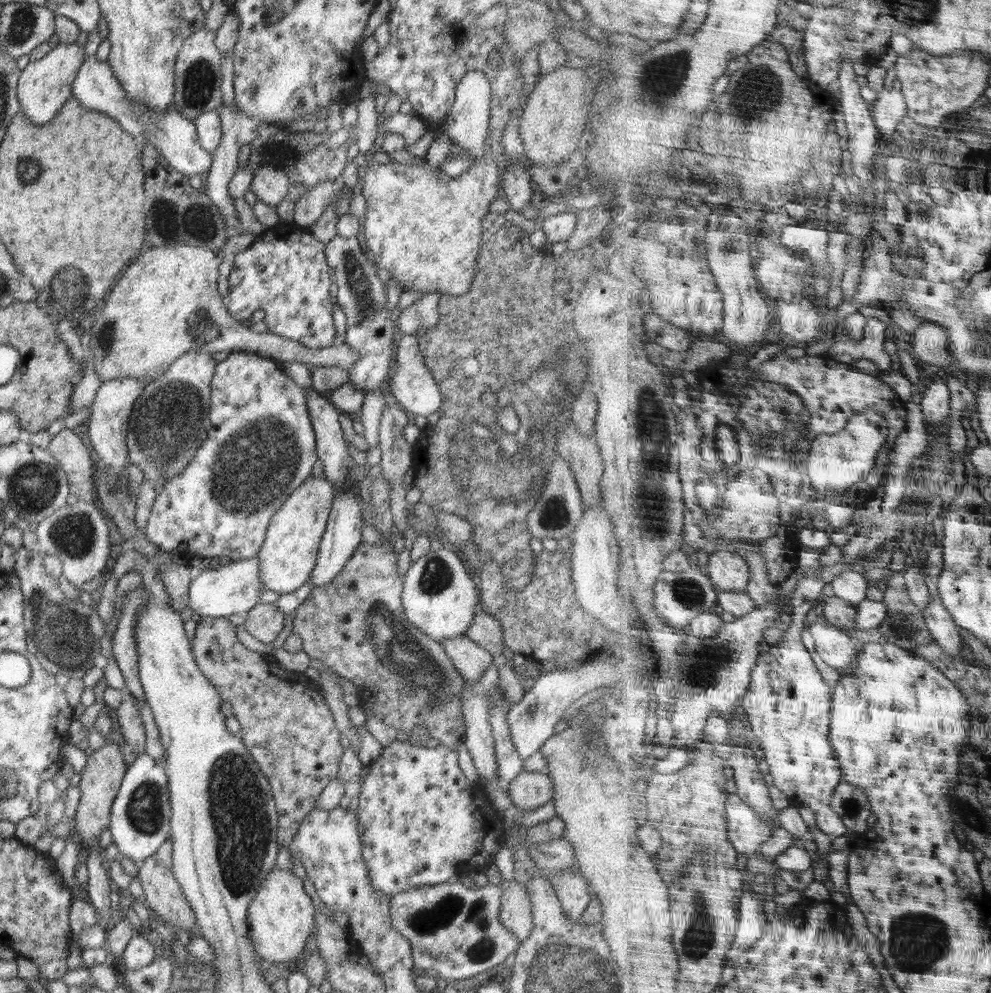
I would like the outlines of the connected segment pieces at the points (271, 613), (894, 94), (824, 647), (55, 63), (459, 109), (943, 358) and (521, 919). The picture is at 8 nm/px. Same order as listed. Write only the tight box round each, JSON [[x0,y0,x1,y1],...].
[[243,602,285,644],[873,86,909,134],[810,621,858,668],[17,43,86,124],[442,70,493,159],[912,322,958,373],[498,879,533,942]]

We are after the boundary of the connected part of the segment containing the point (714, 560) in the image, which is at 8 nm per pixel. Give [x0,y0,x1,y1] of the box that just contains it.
[707,547,750,592]

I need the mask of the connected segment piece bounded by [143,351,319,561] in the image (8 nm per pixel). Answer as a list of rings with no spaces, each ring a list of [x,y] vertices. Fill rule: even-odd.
[[[233,351],[226,360],[216,366],[216,372],[212,375],[210,387],[211,401],[209,402],[208,419],[210,419],[212,426],[208,428],[208,436],[200,444],[200,448],[193,454],[192,460],[188,461],[184,470],[168,482],[165,482],[164,492],[156,495],[151,506],[151,513],[148,515],[147,525],[143,528],[146,538],[159,550],[170,552],[183,546],[186,554],[210,558],[224,556],[224,558],[231,558],[233,561],[257,556],[264,542],[272,515],[284,504],[284,501],[292,492],[312,474],[312,468],[314,468],[316,460],[319,459],[315,441],[316,436],[307,409],[307,392],[284,372],[281,362],[253,353],[246,353],[245,351]]]

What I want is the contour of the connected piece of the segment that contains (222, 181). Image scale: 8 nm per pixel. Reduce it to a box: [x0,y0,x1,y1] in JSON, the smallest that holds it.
[203,105,263,228]

